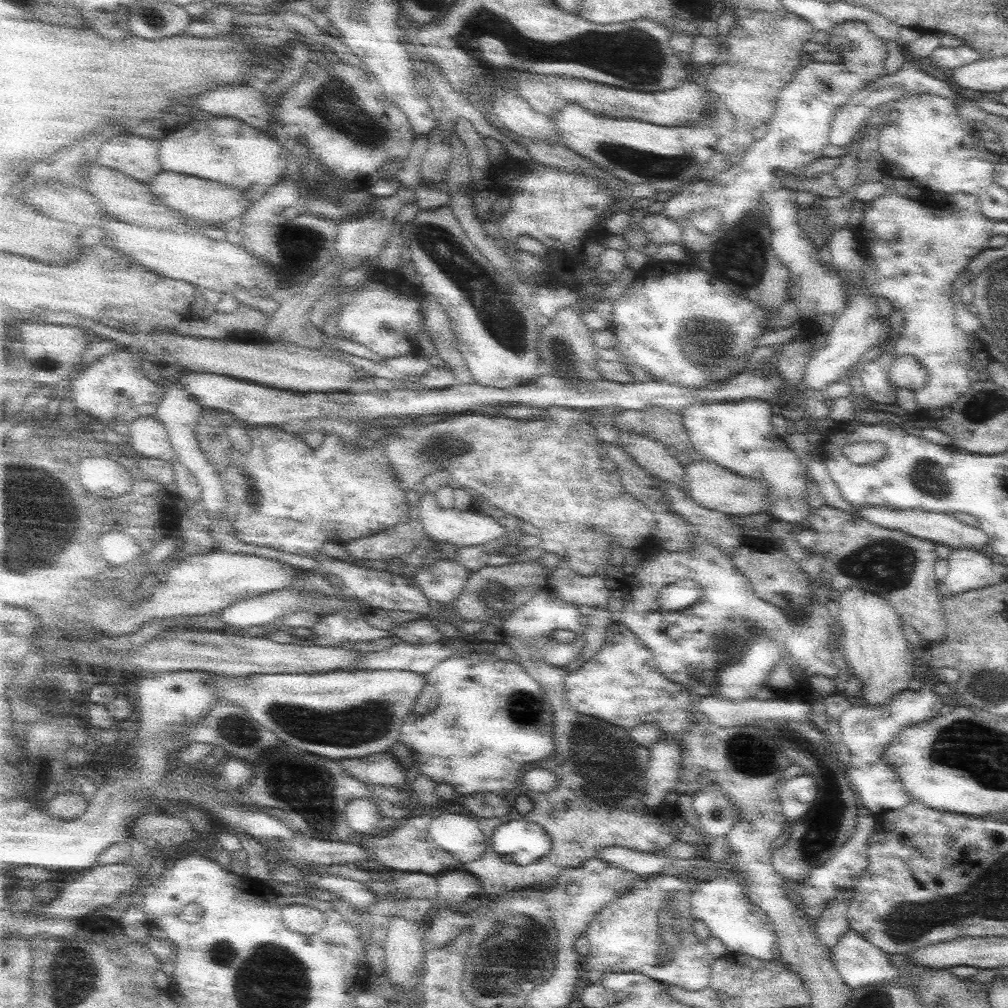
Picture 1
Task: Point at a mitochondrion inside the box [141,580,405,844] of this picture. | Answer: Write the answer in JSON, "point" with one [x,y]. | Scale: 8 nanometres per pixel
{"point":[361,725]}

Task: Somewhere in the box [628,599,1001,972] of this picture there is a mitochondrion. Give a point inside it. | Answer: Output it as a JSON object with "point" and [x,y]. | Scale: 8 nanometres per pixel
{"point":[901,925]}

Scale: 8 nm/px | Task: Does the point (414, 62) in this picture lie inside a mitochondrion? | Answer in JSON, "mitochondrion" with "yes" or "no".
{"mitochondrion":"no"}

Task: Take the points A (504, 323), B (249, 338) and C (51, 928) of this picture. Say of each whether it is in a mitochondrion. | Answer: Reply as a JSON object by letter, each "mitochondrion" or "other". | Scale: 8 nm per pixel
{"A":"mitochondrion","B":"other","C":"other"}

